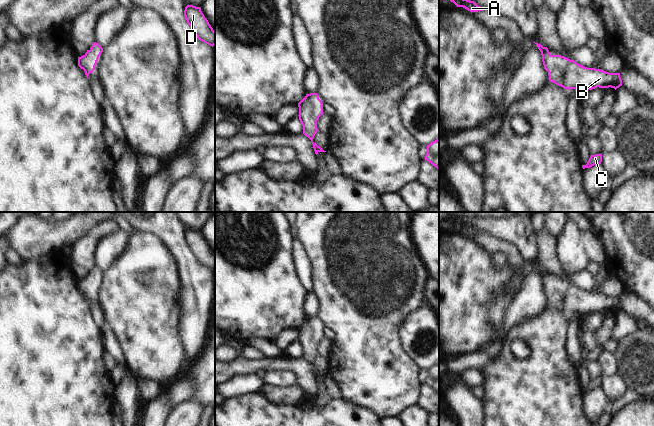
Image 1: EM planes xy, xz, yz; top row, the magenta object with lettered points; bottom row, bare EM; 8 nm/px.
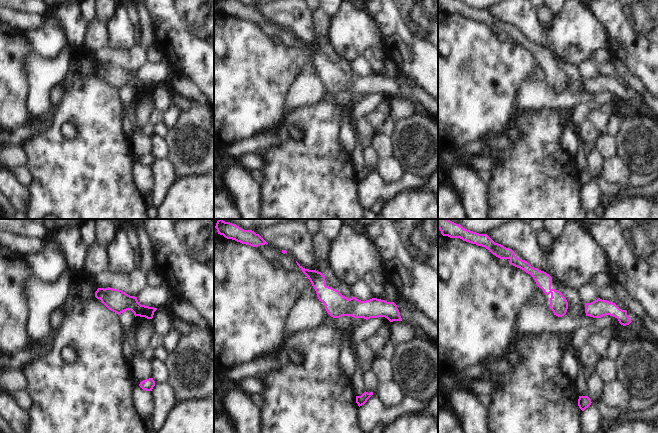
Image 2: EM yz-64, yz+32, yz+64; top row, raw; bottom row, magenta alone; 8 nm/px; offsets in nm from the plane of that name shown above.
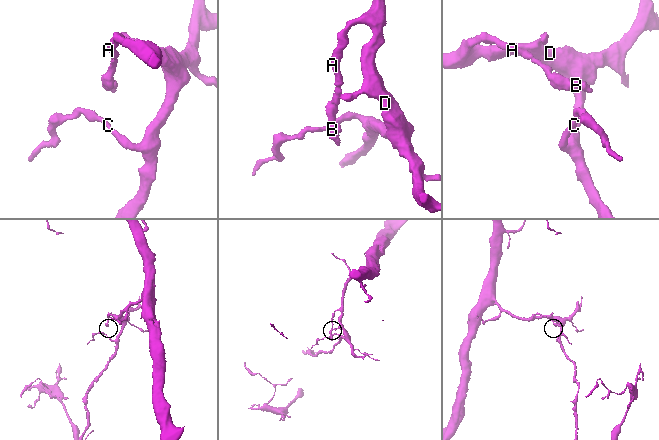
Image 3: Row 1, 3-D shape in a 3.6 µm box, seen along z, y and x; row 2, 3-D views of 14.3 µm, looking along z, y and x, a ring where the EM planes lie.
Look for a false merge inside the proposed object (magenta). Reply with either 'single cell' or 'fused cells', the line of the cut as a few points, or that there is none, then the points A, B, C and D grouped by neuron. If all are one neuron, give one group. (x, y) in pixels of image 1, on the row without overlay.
single cell | no cut | A B C D

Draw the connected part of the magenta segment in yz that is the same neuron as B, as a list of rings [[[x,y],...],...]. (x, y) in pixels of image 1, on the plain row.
[[[535,267],[542,279],[544,293],[549,304],[564,313],[578,315],[622,310],[620,297],[609,297],[604,294],[584,291],[574,284],[561,279],[551,279],[547,271]]]

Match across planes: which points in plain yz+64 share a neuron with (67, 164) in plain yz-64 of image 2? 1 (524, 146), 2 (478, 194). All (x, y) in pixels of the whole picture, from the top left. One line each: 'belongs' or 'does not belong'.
1: belongs
2: does not belong

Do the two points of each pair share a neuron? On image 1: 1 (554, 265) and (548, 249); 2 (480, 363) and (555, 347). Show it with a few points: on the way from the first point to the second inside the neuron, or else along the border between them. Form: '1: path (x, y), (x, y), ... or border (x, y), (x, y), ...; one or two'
1: path (550, 261), (548, 253); one
2: border (499, 353), (495, 360), (480, 370); two

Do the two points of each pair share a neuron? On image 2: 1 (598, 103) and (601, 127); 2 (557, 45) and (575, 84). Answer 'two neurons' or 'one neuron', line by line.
1: two neurons
2: two neurons

